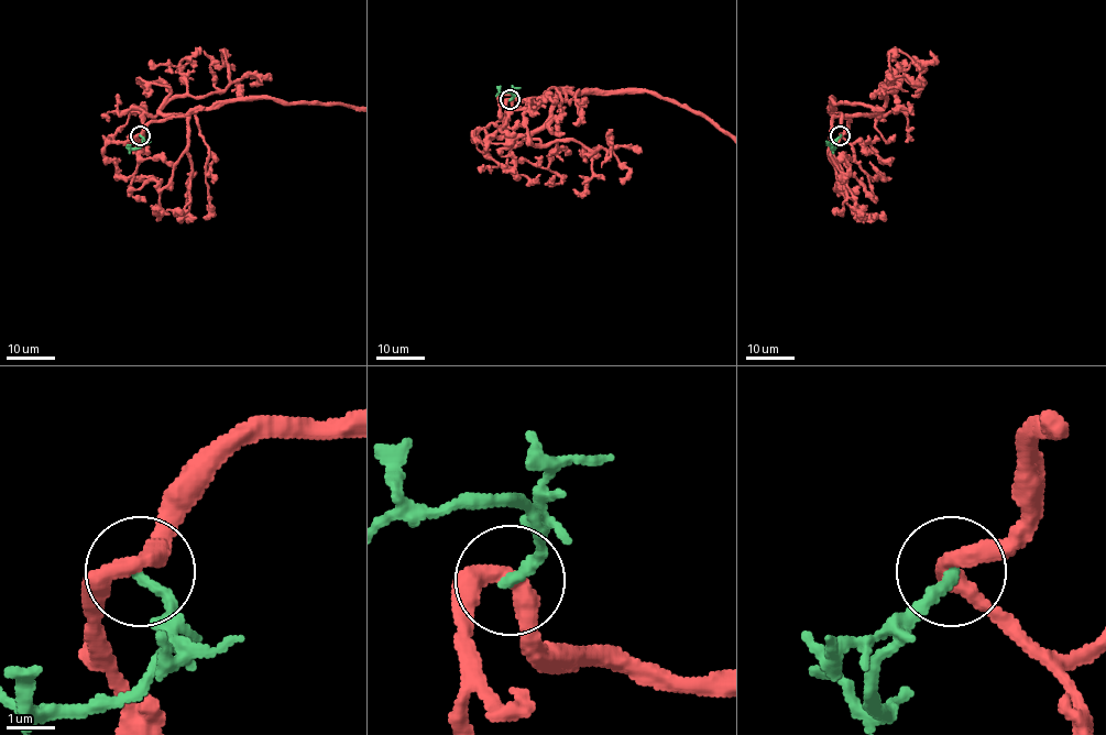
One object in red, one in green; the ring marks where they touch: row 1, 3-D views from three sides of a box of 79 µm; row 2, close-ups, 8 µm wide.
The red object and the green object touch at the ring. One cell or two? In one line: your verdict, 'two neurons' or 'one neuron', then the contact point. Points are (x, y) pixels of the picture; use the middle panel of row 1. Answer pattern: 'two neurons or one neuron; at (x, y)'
two neurons; at (510, 99)

